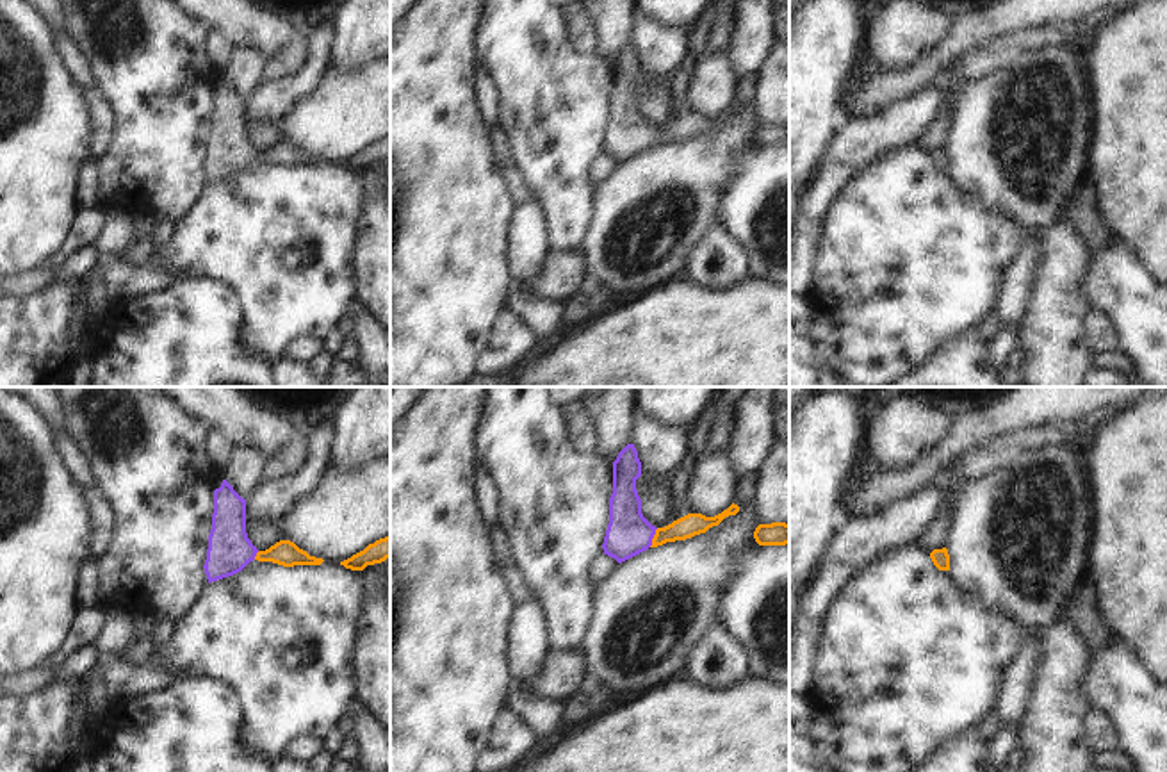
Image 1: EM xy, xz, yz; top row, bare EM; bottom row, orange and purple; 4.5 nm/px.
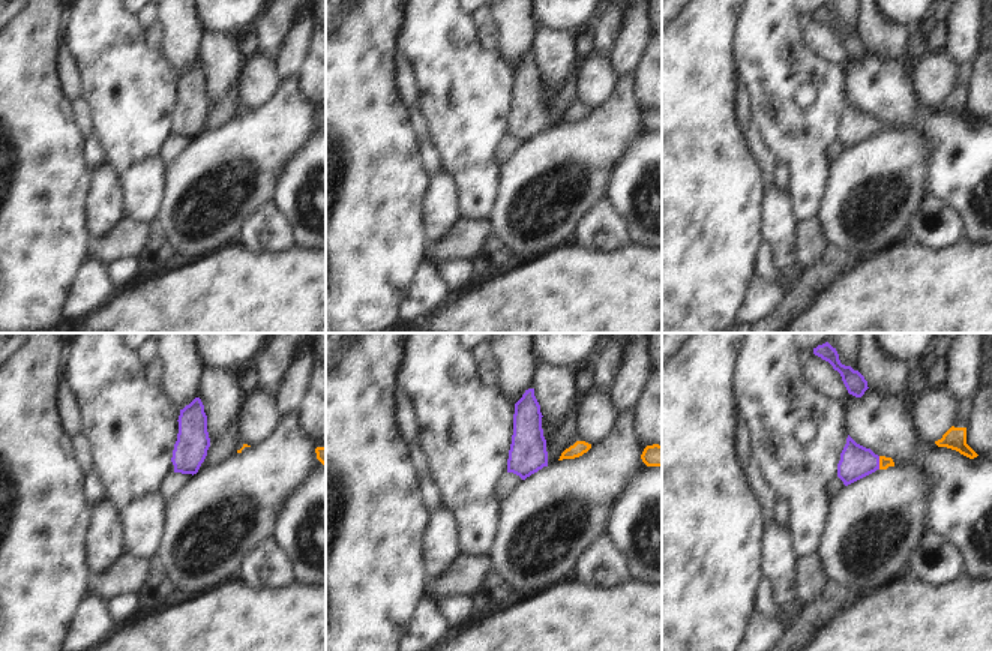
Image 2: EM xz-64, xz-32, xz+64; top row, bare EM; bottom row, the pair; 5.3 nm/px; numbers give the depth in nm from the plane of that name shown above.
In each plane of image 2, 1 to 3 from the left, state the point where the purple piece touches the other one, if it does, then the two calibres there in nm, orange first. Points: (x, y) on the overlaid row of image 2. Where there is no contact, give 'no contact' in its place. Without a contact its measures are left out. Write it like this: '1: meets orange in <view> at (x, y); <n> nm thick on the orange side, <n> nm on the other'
1: no contact
2: no contact
3: meets orange in xz+64 at (880, 462); 60 nm thick on the orange side, 180 nm on the other

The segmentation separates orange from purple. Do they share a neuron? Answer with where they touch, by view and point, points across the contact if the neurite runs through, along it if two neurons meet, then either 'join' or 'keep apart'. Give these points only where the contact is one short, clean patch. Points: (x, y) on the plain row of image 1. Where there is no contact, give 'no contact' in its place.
contact xz (654, 138); way xz (690, 125), (654, 138), (629, 134); join

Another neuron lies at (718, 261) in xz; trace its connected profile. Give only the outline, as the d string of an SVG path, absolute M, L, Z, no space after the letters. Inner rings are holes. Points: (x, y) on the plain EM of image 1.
M714 225L706 241L693 251L684 278L722 289L747 282L752 278L748 255L722 225Z

